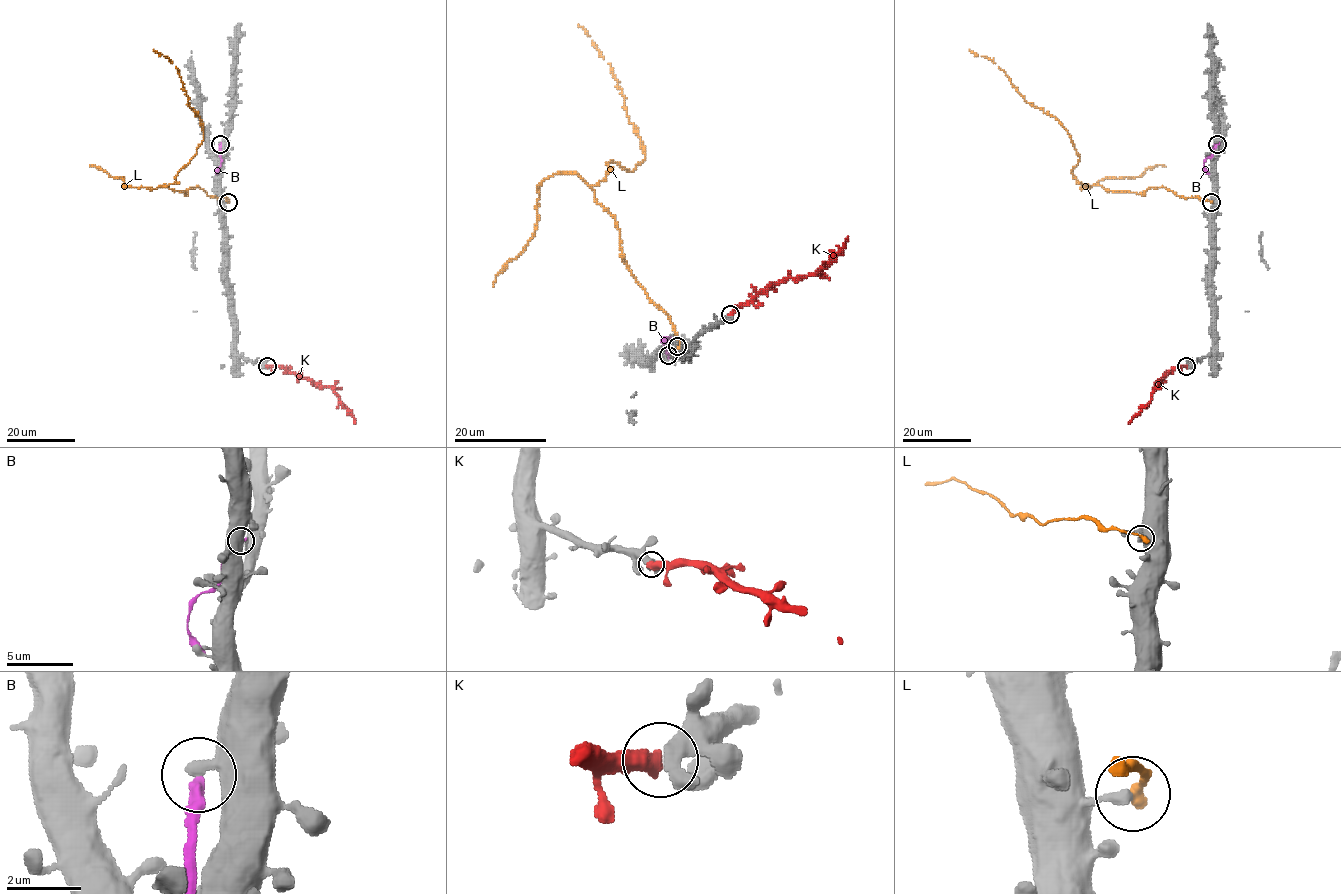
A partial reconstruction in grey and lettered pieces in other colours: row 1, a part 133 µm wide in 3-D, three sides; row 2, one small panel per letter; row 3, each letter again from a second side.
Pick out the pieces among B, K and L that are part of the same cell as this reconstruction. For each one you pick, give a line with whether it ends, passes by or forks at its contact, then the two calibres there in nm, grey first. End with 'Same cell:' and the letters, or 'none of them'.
K: It ends there. Thickness 600 nm (grey) against 550 nm
Same cell: K

